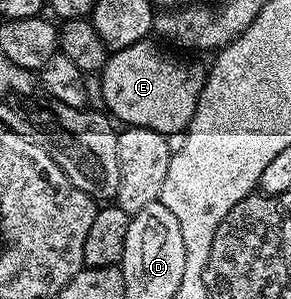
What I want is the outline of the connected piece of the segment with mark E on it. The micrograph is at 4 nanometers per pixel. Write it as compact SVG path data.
M152 42L135 43L109 54L103 71L98 75L104 94L102 103L109 107L111 118L121 119L121 124L154 129L169 137L179 136L187 132L194 117L202 83L199 78L196 80L196 71L190 64L167 55Z

